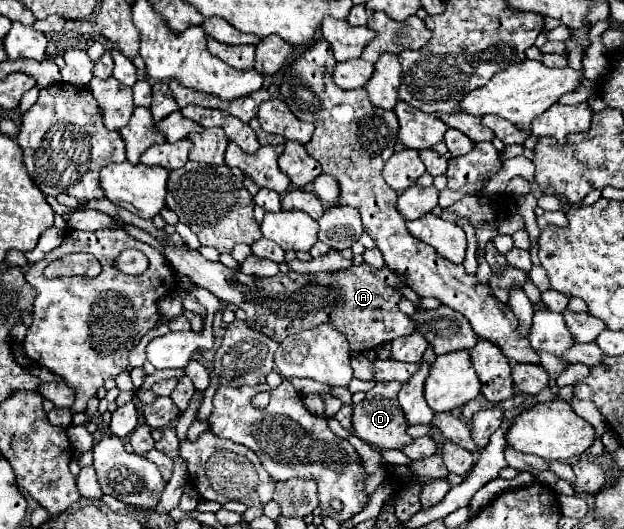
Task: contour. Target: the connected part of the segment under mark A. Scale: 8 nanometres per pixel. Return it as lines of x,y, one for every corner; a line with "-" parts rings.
165,244
165,256
179,274
189,276
195,284
207,288
217,298
245,310
245,324
249,328
259,330
277,342
285,340
289,334
317,328
321,322
331,322
335,330
343,332
353,352
367,352
383,342
415,332
413,320
397,306
403,298
399,288
405,286
405,280
389,266
379,270
371,264
359,264
347,270
315,274
289,270
289,274
279,272
273,278
255,278
231,270
223,262
209,262
197,250
179,250

